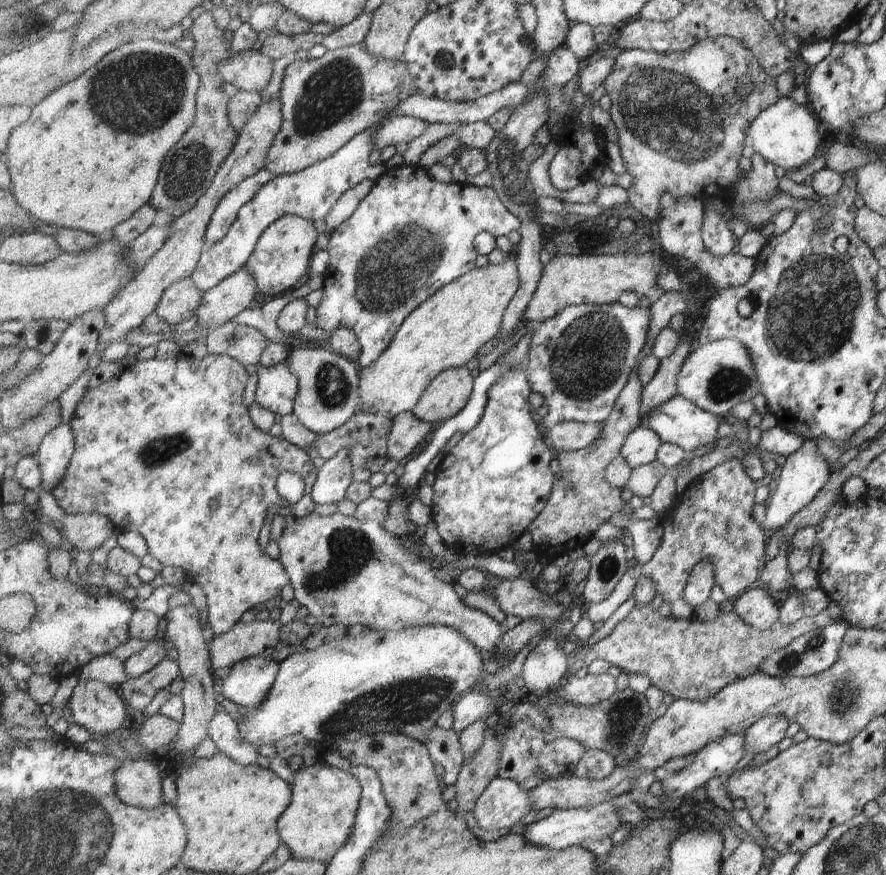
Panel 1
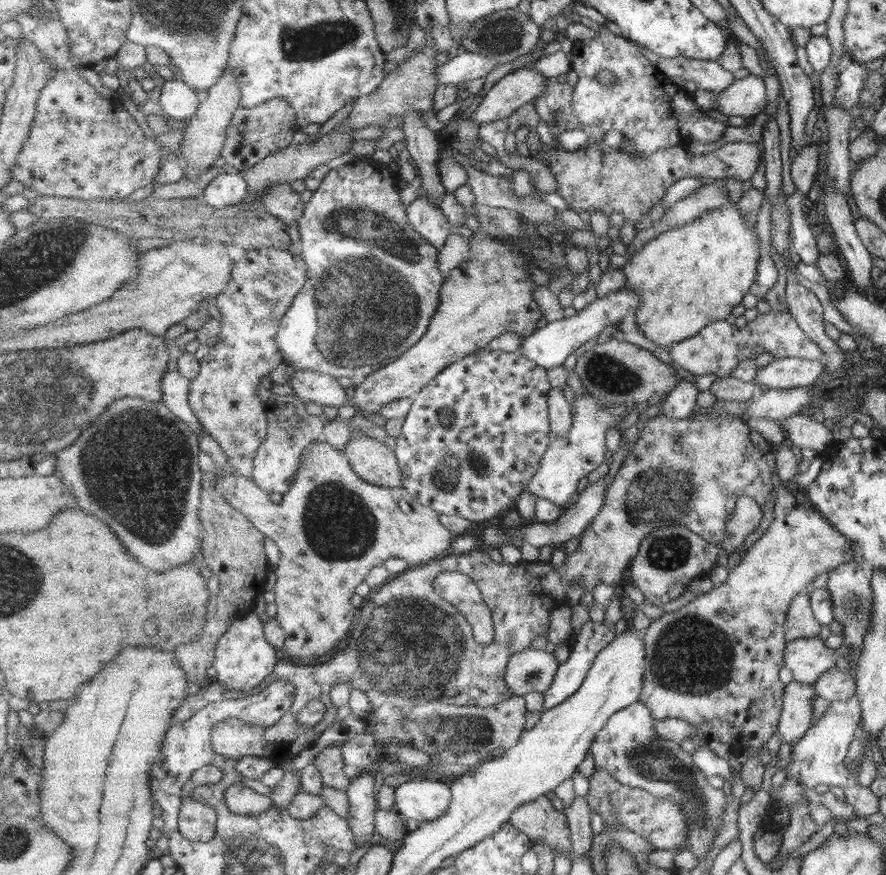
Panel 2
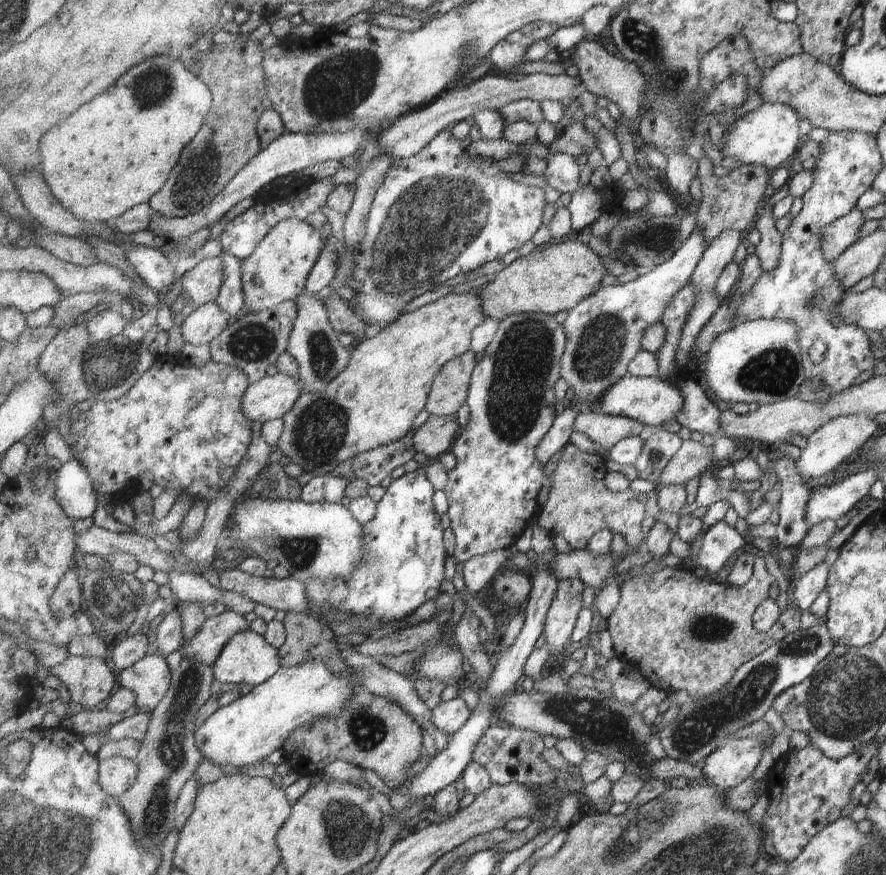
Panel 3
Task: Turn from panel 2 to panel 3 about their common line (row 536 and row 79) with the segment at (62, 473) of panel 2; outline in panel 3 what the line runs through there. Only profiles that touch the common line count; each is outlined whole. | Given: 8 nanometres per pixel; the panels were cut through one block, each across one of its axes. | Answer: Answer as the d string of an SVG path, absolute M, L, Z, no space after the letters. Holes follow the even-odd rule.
M157 56L151 58L135 68L131 68L123 78L119 78L119 82L115 86L111 86L111 90L103 92L101 96L93 98L89 104L81 106L71 118L67 118L65 122L61 122L57 128L53 128L49 134L45 134L43 142L41 142L41 156L43 156L43 172L44 179L51 187L52 193L61 202L62 206L68 208L73 215L81 220L86 220L94 223L109 222L113 218L119 218L128 210L134 209L137 205L148 203L165 185L171 170L175 168L175 164L182 157L183 150L186 146L199 134L199 131L206 123L207 115L210 113L211 107L214 104L214 94L211 92L210 86L193 72L189 72L181 63L181 60L169 58L169 56Z

